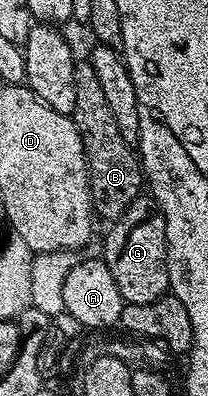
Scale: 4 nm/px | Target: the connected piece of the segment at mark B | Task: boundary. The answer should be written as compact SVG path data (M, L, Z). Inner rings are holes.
M88 62L77 64L75 70L75 110L71 113L81 141L85 147L85 160L89 163L89 193L93 199L93 211L106 222L117 220L143 192L143 169L134 145L119 134L115 126L115 114L107 106L107 97L99 87L99 78Z

